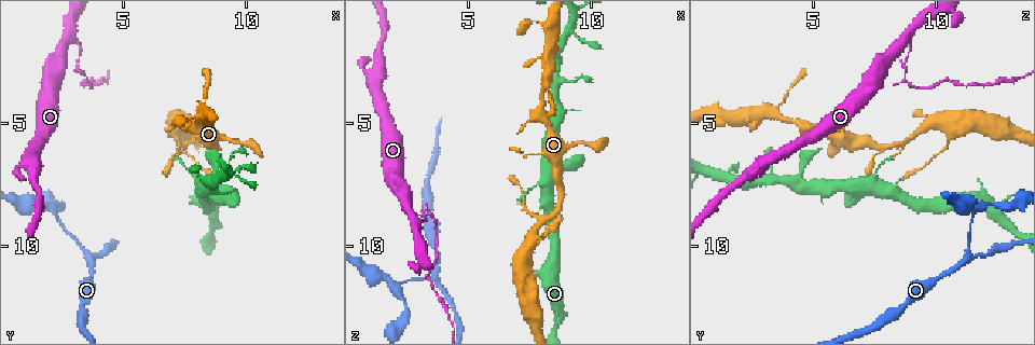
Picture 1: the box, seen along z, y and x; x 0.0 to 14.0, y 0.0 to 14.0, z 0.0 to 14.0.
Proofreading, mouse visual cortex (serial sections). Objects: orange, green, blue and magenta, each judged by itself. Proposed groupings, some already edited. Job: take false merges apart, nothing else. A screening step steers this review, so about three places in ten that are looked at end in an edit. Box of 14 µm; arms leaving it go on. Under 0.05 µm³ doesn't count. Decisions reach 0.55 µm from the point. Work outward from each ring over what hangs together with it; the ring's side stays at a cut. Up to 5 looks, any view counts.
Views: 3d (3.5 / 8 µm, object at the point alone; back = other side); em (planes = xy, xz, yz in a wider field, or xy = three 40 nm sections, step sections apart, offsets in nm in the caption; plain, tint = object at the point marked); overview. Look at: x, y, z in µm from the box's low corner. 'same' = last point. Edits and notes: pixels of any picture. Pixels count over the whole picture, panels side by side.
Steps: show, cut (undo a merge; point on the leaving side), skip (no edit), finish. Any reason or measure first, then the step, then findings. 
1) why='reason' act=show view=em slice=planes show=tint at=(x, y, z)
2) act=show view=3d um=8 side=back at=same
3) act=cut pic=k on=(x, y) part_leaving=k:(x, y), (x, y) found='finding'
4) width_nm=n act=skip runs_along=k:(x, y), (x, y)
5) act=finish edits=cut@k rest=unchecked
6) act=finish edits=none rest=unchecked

why='thick turns thin' act=show view=3d um=3.5 at=(7.1, 5.5, 10.6)

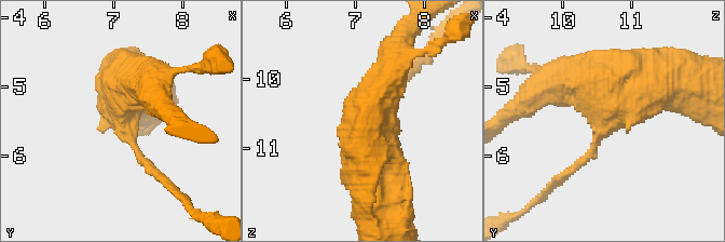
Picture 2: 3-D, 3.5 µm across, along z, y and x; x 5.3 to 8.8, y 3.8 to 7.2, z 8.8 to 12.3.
act=show view=em slice=planes show=tint at=(7.15, 5.50, 10.65)

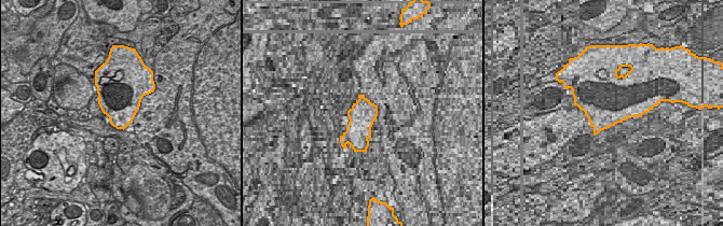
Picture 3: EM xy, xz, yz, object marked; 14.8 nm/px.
act=skip runs_along=2:(394, 69), (364, 124), (378, 193) found='all the same cell'

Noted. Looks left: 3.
why='abrupt turn' act=show view=3d um=8 at=(7.3, 5.9, 8.5)

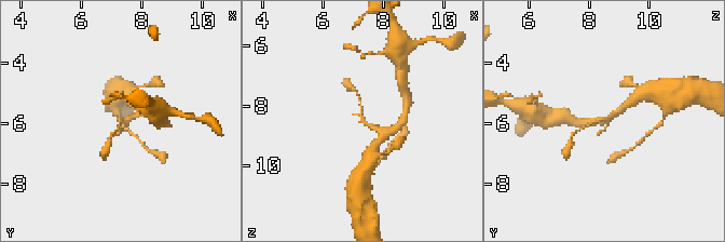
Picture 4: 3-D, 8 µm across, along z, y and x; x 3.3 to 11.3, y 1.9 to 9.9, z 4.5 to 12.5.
why='closer look' act=show view=3d um=3.5 at=(7.2, 5.9, 8.5)

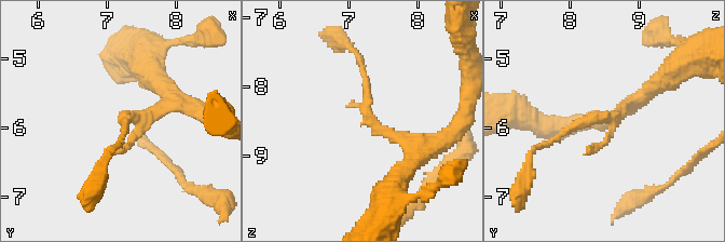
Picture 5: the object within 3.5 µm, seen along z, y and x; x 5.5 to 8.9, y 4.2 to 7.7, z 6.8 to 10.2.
why='shape alone is not enough' act=show view=em slice=xy step=5 show=tint at=(7.30, 5.85, 8.45)

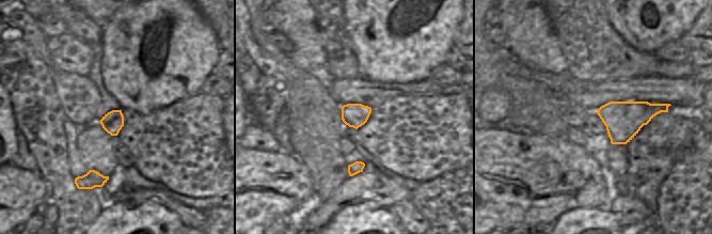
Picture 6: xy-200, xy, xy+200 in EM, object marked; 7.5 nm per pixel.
width_nm=180 act=skip runs_along=5:(434, 148), (367, 118), (357, 57) found='all the same cell'

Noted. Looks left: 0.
act=finish edits=none rest=unchecked

